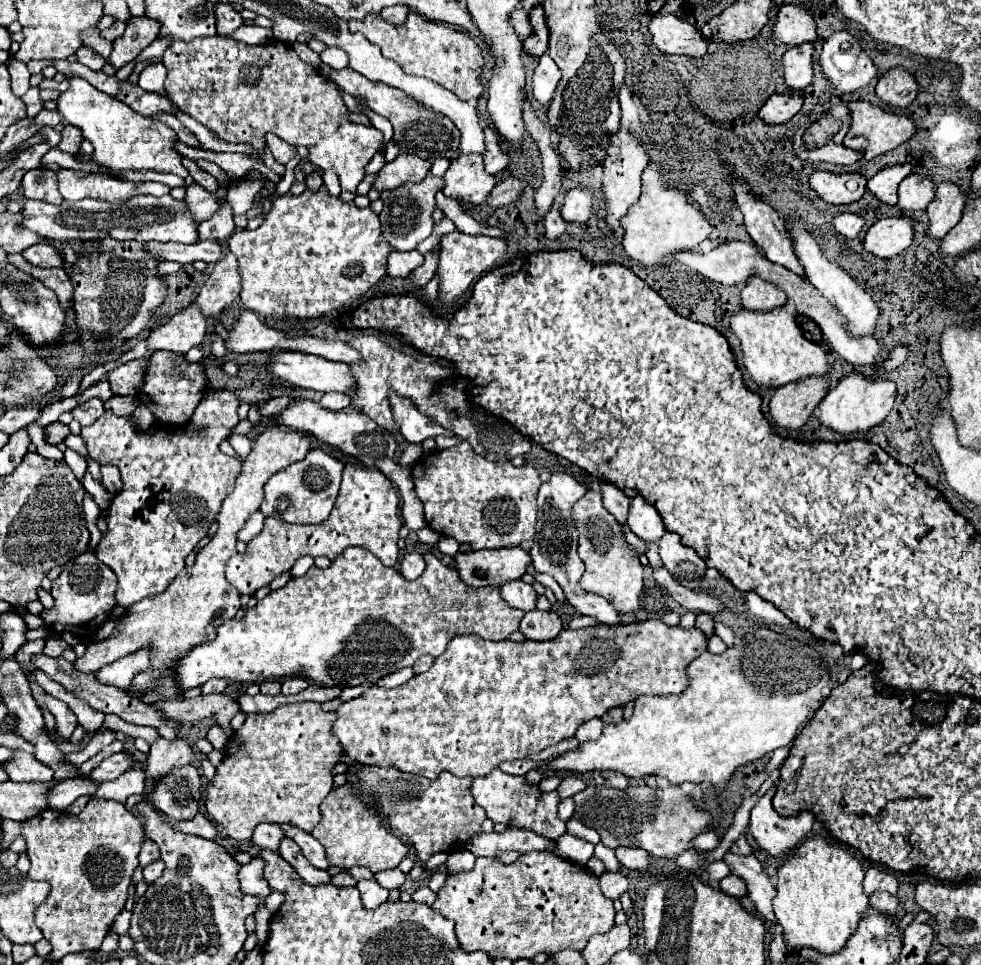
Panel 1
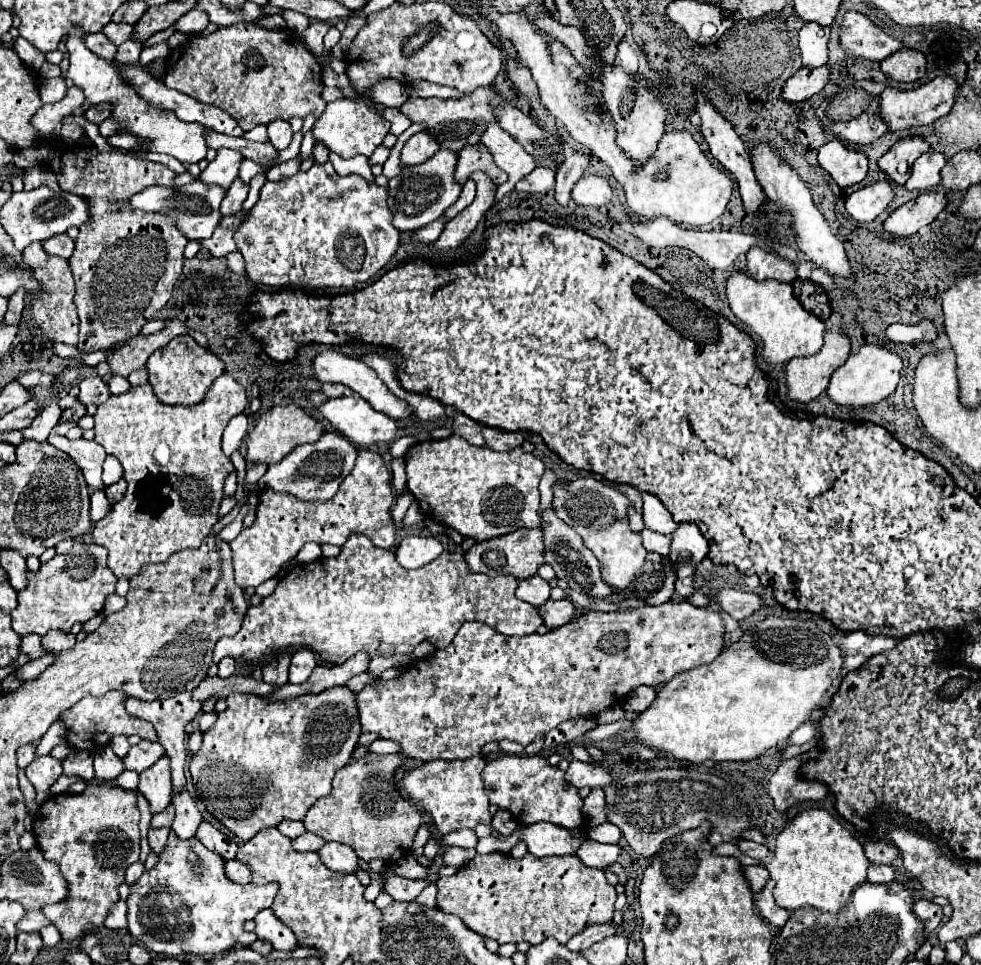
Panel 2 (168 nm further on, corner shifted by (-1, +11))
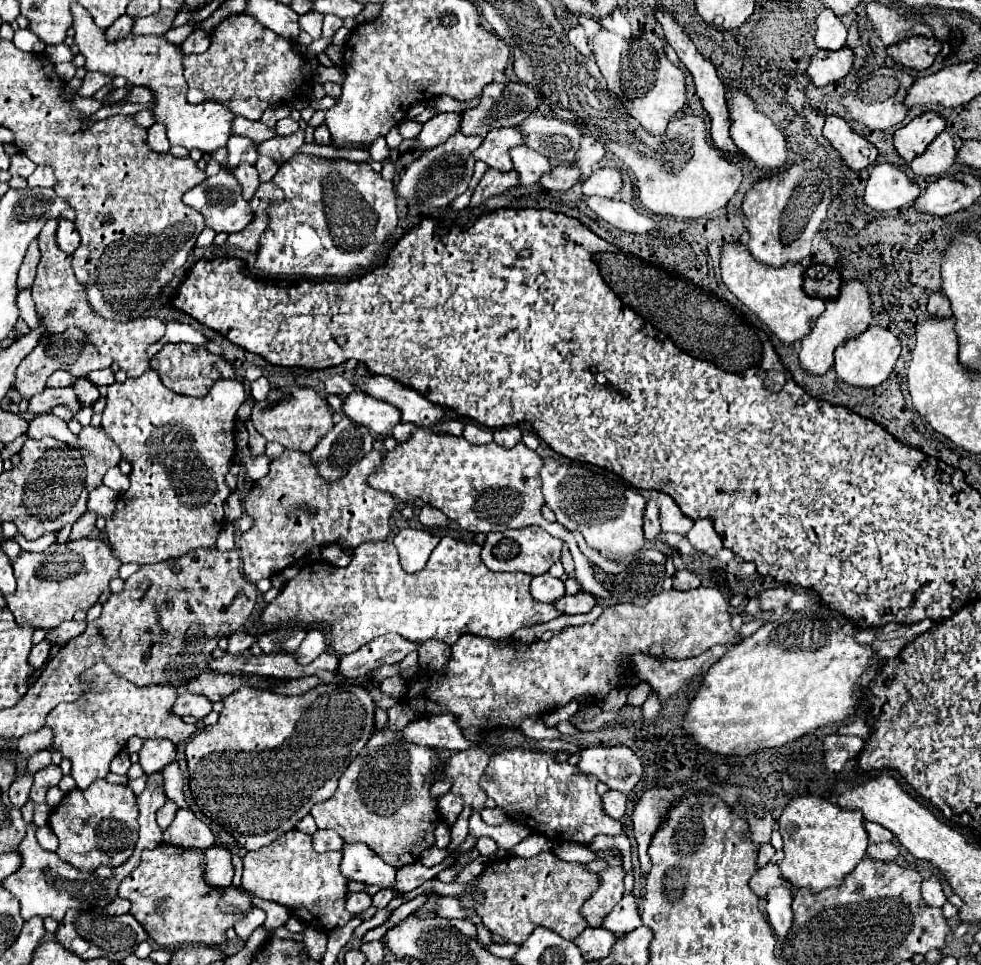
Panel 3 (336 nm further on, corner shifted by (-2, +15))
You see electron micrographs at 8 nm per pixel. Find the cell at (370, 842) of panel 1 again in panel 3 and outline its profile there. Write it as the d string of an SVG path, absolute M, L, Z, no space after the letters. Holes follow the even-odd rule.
M384 725L380 731L372 735L368 745L358 753L358 757L350 763L350 767L342 773L340 785L336 793L316 803L310 811L314 815L318 829L332 829L344 837L346 843L366 843L374 853L382 857L384 863L394 869L402 869L420 859L420 853L434 845L434 829L438 827L438 799L432 797L430 787L440 775L440 757L434 749L414 745L402 737L400 731L392 731Z

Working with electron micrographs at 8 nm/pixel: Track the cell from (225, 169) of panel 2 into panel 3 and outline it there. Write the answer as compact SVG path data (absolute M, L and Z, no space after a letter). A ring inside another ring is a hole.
M232 135L228 141L228 167L224 167L226 171L234 169L234 165L242 163L242 161L250 161L256 163L258 159L258 143L250 141L248 137L240 137L240 135Z

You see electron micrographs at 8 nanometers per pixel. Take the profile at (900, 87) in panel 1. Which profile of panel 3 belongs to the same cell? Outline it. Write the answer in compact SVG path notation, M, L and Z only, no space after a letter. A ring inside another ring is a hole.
M910 37L910 39L904 39L900 43L894 43L888 47L888 55L904 65L904 67L910 67L910 69L926 69L934 63L934 55L928 53L928 47L934 45L936 39L928 39L928 37Z

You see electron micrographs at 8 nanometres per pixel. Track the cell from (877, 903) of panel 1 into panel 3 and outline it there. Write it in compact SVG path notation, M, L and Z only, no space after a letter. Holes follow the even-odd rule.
M870 843L868 855L870 855L870 859L876 859L876 861L892 861L892 859L896 859L898 849L894 843Z

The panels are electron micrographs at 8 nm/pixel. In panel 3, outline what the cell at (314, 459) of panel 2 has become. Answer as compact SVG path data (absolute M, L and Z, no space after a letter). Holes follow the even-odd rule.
M342 417L314 447L310 453L314 463L318 465L320 475L326 481L340 479L346 475L346 469L360 461L368 451L372 451L374 437L364 425L356 425L352 419Z

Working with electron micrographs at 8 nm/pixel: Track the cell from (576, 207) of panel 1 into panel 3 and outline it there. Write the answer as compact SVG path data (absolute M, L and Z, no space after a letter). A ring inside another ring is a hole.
M602 167L594 171L584 181L584 195L600 195L600 197L616 197L616 193L622 189L622 175L618 169Z

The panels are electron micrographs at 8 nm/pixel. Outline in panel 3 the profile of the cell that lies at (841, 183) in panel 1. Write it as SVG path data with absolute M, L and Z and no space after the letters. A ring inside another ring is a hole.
M828 115L824 125L824 137L832 143L832 147L842 155L844 163L854 169L862 171L876 159L876 147L858 135L850 123L838 115Z

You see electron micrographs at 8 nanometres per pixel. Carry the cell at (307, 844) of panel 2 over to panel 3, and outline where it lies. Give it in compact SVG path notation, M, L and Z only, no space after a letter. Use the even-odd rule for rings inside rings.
M316 831L314 833L314 849L318 853L342 851L344 849L344 839L336 831Z

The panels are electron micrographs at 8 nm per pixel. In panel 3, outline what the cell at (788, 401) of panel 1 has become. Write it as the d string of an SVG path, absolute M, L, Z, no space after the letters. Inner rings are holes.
M850 279L840 289L840 295L836 299L826 301L824 313L814 321L814 327L810 333L802 339L802 351L800 351L800 363L806 371L814 375L822 375L832 367L834 351L838 345L842 345L846 339L856 337L856 333L862 333L872 321L872 301L868 285L860 279Z

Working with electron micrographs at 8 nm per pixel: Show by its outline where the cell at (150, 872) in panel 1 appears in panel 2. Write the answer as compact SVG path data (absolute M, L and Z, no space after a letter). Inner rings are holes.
M149 829L149 847L155 855L161 855L163 849L165 849L165 843L167 843L167 835L169 835L169 829Z

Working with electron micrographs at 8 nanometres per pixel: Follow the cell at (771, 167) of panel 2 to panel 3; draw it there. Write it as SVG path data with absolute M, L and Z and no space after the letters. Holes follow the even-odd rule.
M730 85L726 87L726 99L728 99L728 111L730 111L730 137L736 143L738 149L742 149L758 167L766 169L786 169L790 159L786 155L786 141L780 129L772 123L770 117L760 113L756 109L754 99L740 87Z

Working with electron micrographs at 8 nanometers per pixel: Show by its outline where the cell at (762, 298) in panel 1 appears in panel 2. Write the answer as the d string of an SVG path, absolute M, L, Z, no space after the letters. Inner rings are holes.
M753 247L747 253L747 273L757 281L775 279L783 283L793 283L797 277L795 271L797 267L791 261L777 257L773 253L767 253L759 247Z

